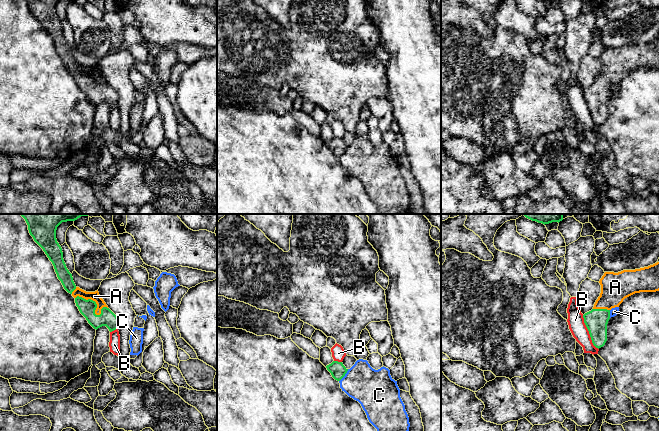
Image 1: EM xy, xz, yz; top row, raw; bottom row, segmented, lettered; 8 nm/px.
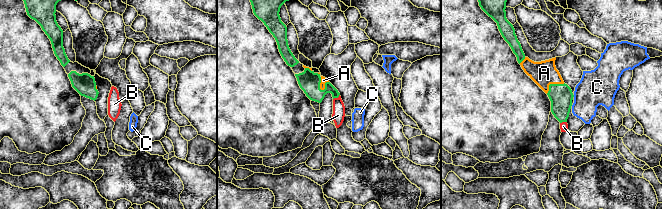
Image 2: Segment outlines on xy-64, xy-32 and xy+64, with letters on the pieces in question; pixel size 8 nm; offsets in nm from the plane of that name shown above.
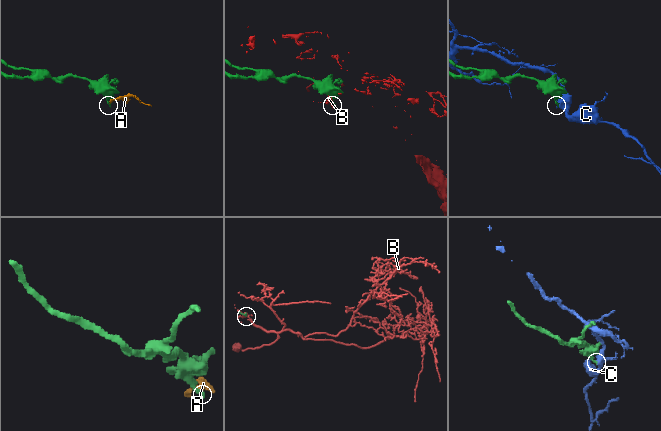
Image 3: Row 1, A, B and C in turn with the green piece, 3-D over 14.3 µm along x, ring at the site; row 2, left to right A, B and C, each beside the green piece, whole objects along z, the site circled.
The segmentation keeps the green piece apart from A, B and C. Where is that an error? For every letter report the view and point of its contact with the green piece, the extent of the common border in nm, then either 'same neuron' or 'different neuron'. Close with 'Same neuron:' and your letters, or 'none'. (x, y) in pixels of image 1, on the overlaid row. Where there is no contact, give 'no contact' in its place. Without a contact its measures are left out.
A: contact xy (96, 305); length 280 nm; same neuron
B: contact yz (589, 332); length 300 nm; different neuron
C: contact xz (344, 375); length 130 nm; different neuron
Same neuron: A

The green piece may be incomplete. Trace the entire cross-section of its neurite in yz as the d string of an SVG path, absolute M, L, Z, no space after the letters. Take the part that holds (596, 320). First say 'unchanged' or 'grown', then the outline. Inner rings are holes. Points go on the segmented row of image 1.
grown; M659 262L648 267L605 272L599 281L601 293L591 311L583 315L593 345L601 348L607 341L610 310L635 293L659 291Z

